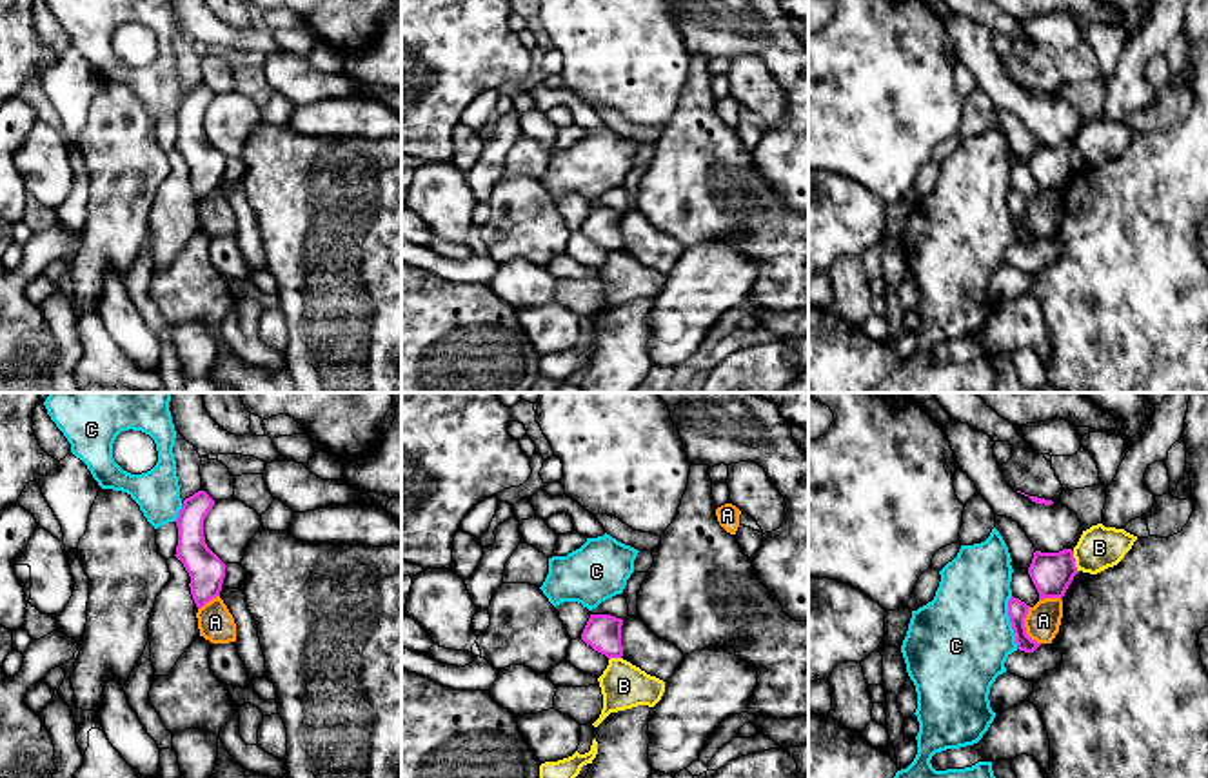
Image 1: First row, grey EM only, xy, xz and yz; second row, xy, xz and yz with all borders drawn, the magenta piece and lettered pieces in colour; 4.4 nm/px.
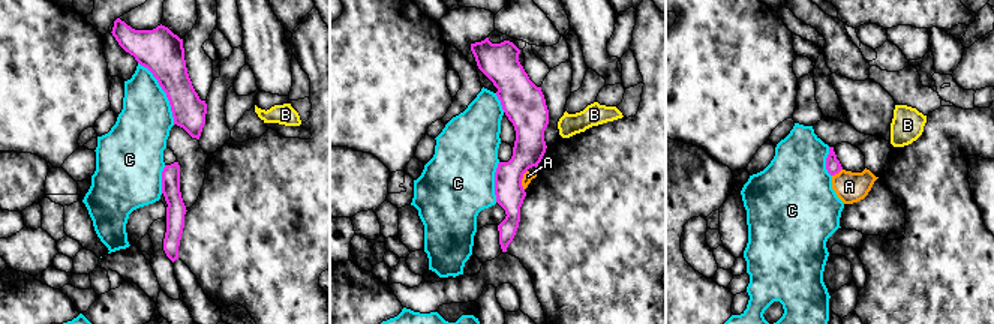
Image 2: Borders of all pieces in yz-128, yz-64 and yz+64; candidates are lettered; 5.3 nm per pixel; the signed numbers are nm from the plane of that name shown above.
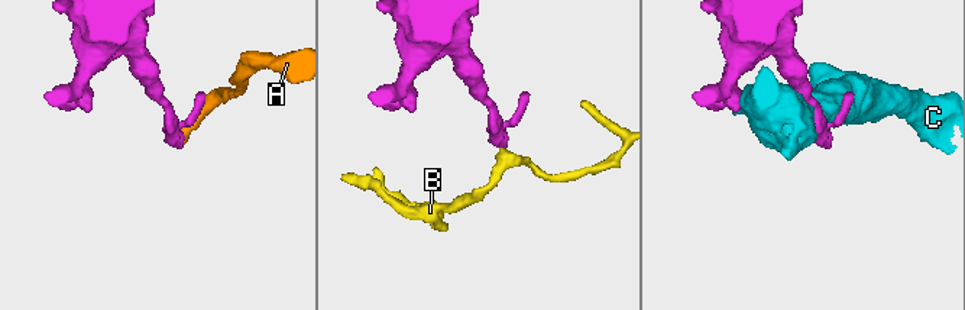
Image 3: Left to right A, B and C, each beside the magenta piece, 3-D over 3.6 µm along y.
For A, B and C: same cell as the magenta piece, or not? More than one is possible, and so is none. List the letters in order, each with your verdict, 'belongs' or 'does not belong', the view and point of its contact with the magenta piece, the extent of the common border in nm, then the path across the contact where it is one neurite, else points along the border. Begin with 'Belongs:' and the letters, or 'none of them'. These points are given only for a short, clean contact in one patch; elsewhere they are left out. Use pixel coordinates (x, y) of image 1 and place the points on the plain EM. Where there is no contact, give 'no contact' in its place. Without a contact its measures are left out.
Belongs: none of them
A: does not belong | yz (1025, 220) | 180 nm
B: does not belong | yz (1074, 153) | 90 nm | along yz (1072, 144), (1078, 162)
C: does not belong | yz (1010, 215) | 240 nm

